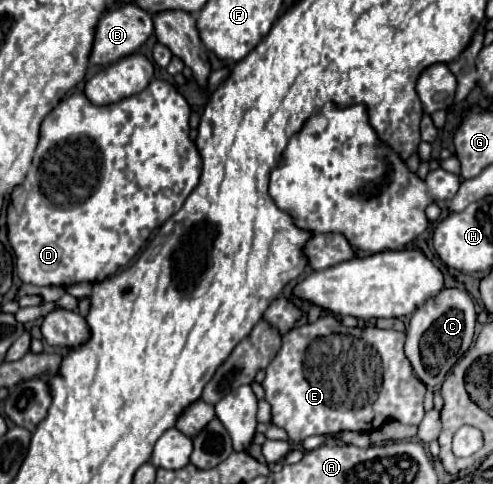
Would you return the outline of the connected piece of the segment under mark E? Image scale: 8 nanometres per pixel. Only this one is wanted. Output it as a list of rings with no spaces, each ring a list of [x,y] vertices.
[[[323,314],[317,322],[293,328],[283,336],[281,348],[267,366],[267,376],[261,382],[265,400],[271,404],[271,424],[283,428],[295,444],[313,434],[377,430],[389,420],[419,424],[423,420],[423,396],[427,388],[413,376],[411,364],[403,354],[403,342],[403,332],[347,328],[333,314]]]

